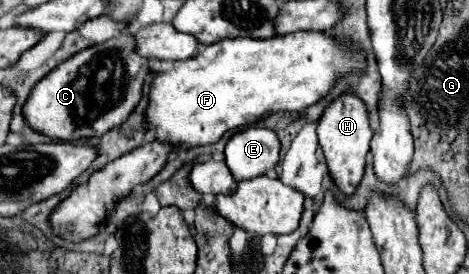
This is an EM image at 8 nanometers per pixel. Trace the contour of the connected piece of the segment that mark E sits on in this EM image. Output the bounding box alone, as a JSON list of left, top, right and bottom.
[224,127,280,181]

